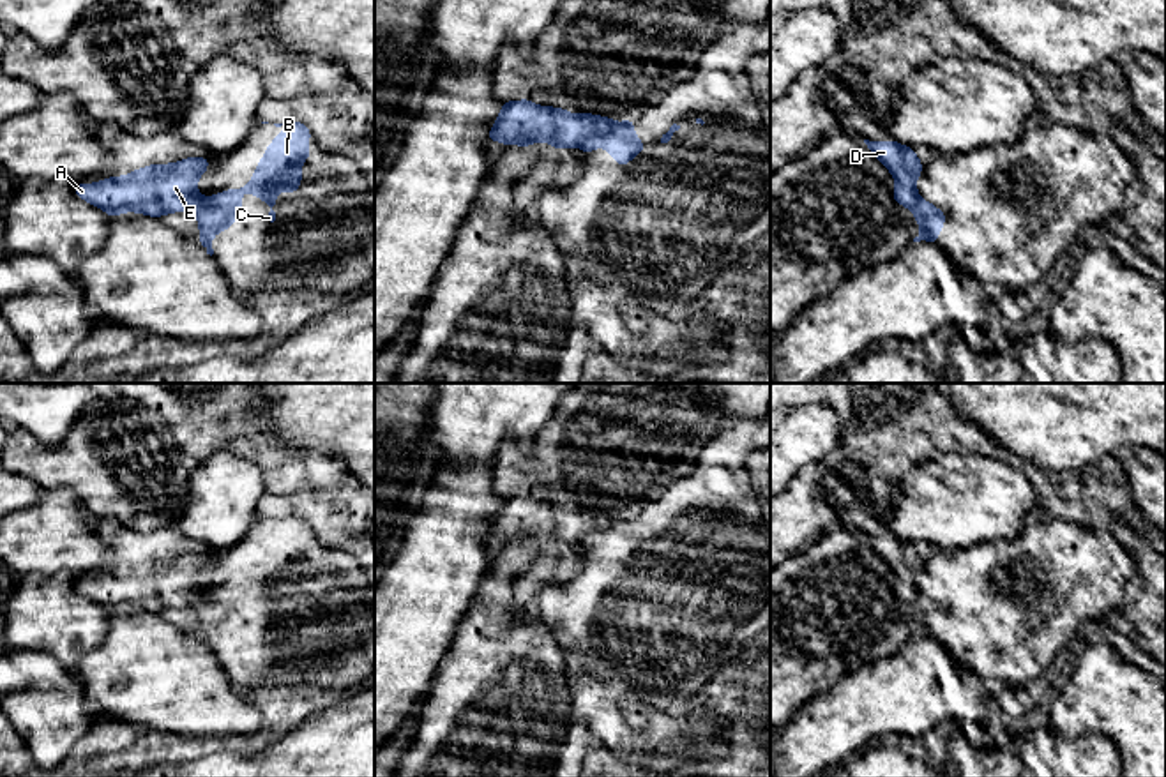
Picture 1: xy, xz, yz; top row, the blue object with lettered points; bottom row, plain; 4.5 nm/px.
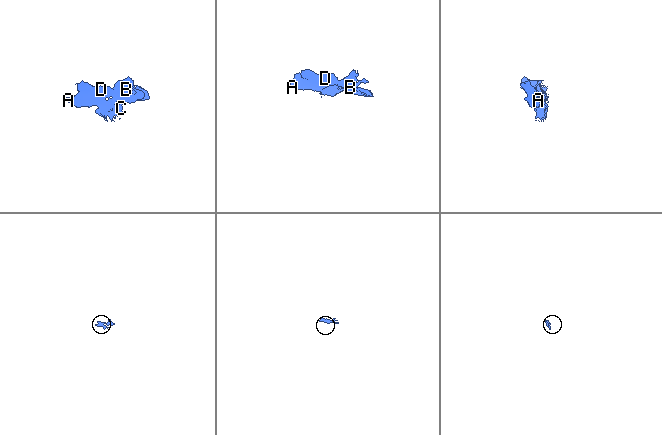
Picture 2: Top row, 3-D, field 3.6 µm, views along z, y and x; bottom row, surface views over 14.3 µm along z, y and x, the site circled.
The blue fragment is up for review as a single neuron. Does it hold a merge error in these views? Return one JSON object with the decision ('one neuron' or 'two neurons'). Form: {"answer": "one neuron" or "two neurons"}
{"answer": "two neurons"}

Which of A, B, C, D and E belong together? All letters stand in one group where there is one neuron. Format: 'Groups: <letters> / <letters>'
Groups: A D E / B C

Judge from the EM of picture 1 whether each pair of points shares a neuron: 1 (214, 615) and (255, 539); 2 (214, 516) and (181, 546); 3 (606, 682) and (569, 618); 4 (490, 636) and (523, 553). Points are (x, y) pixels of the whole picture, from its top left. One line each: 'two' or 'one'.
1: one
2: two
3: one
4: one

